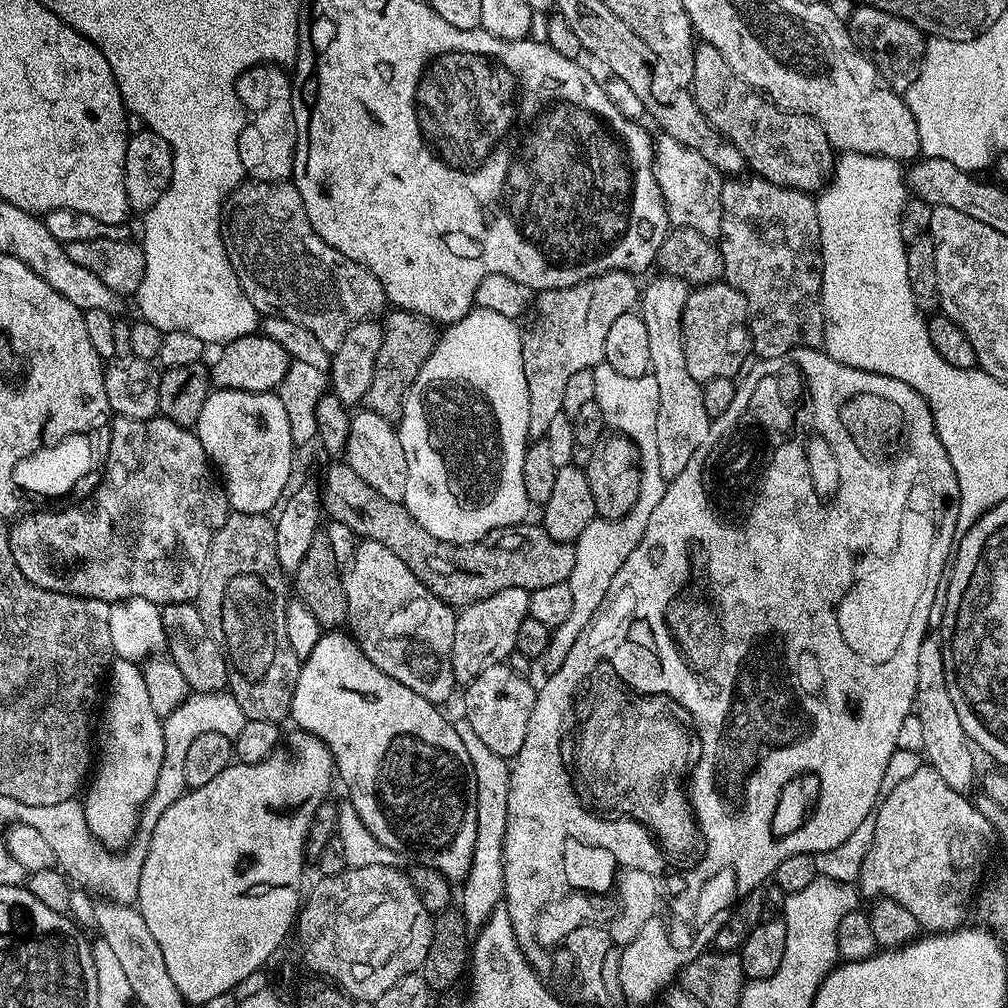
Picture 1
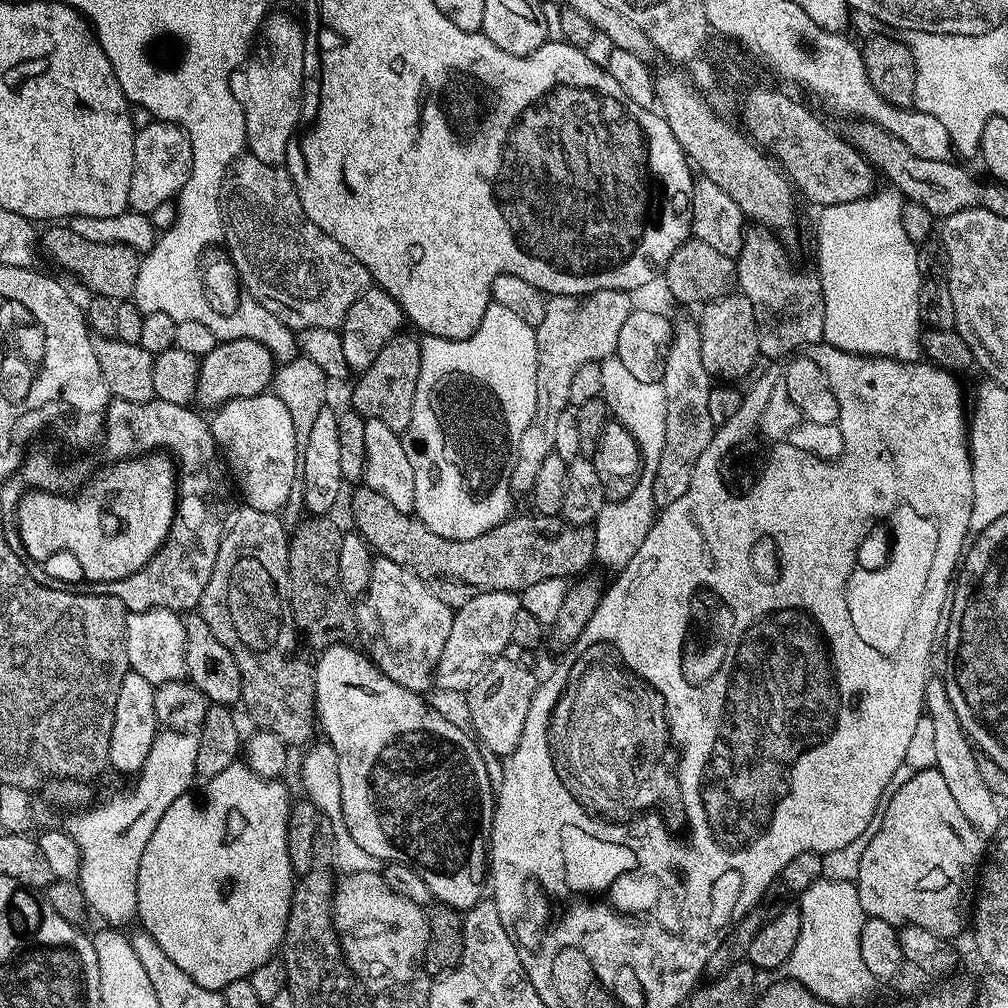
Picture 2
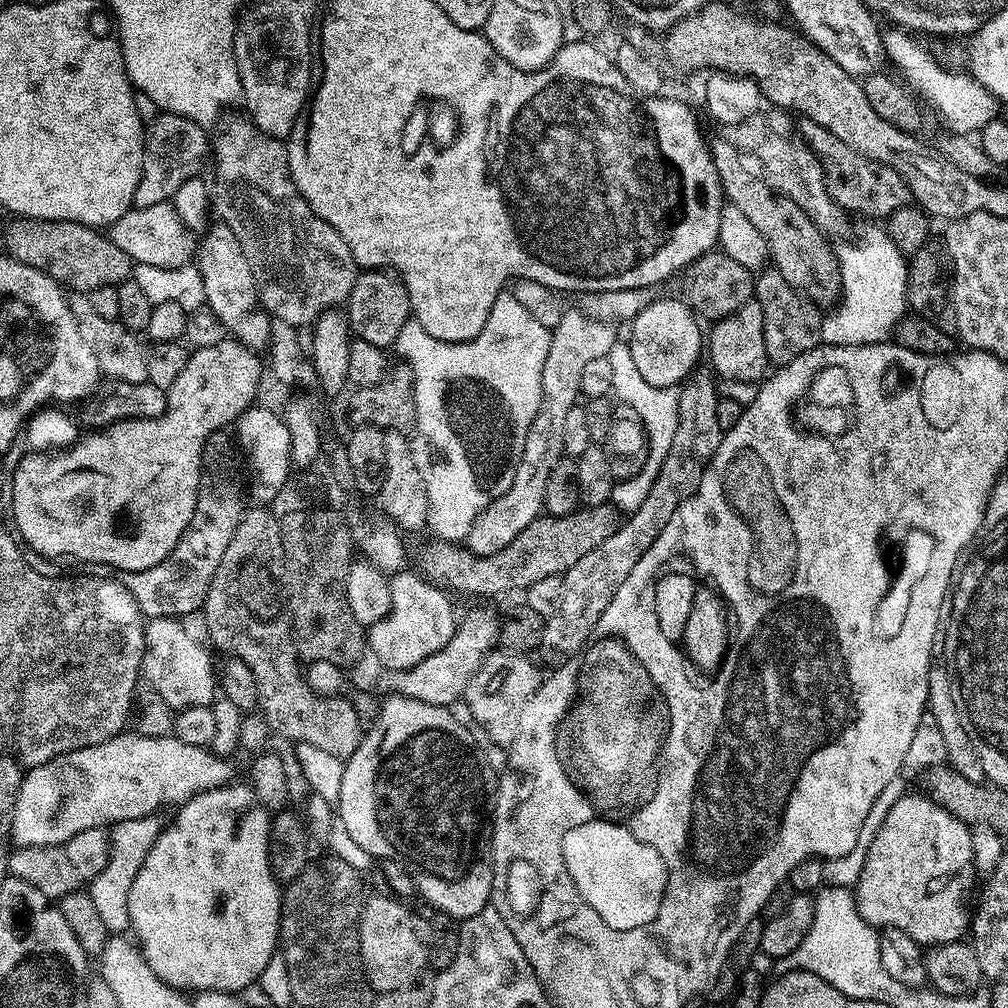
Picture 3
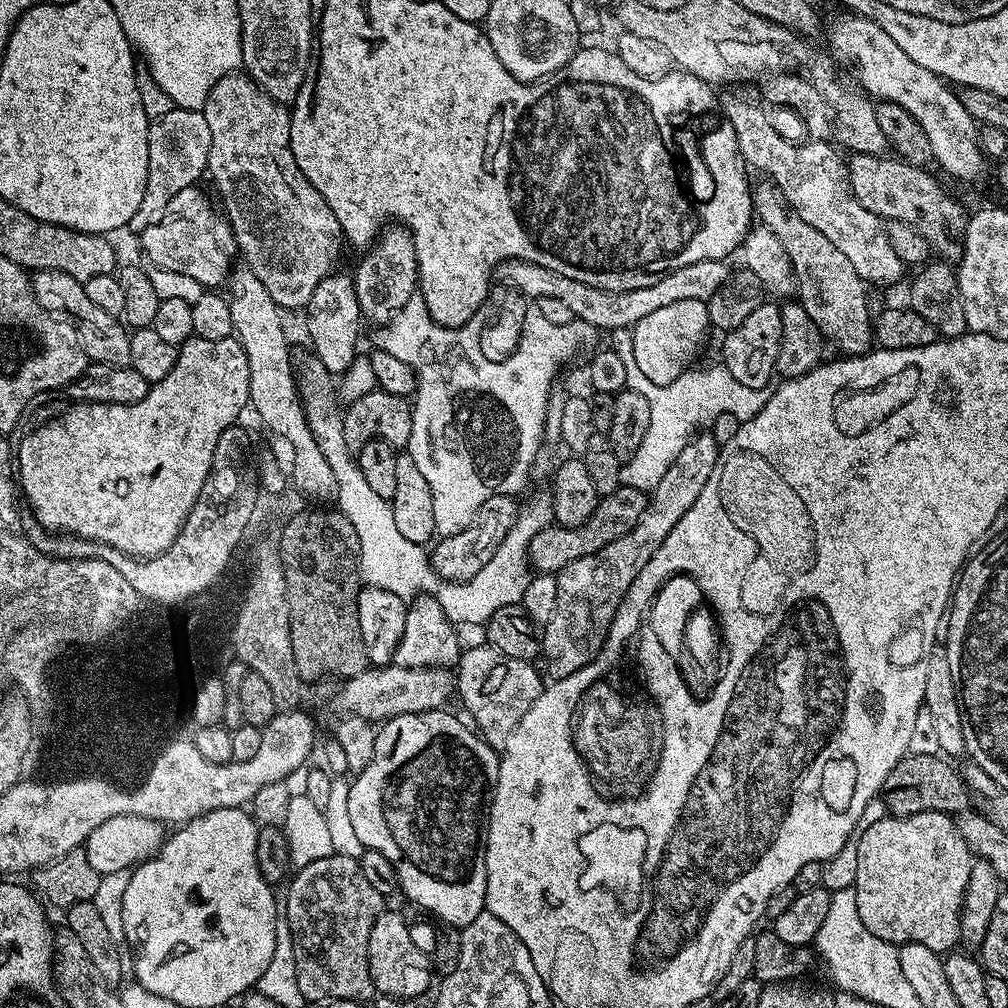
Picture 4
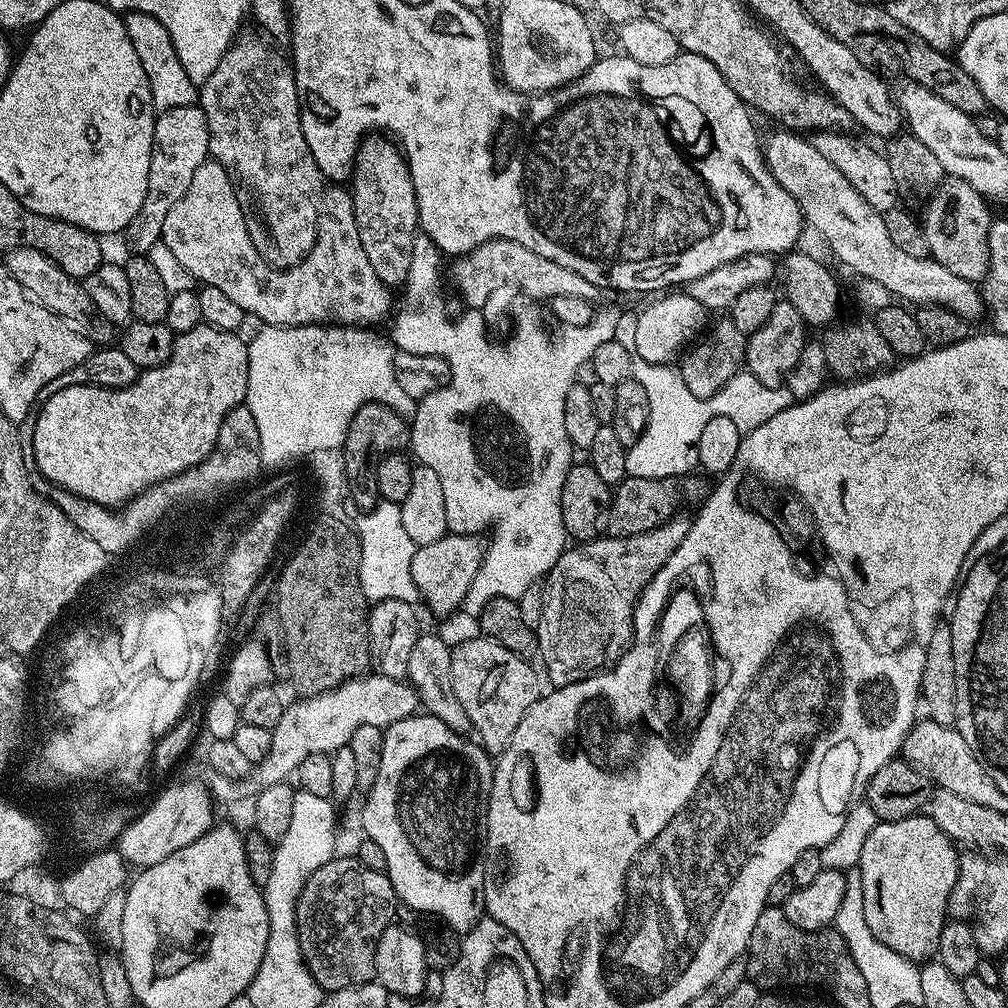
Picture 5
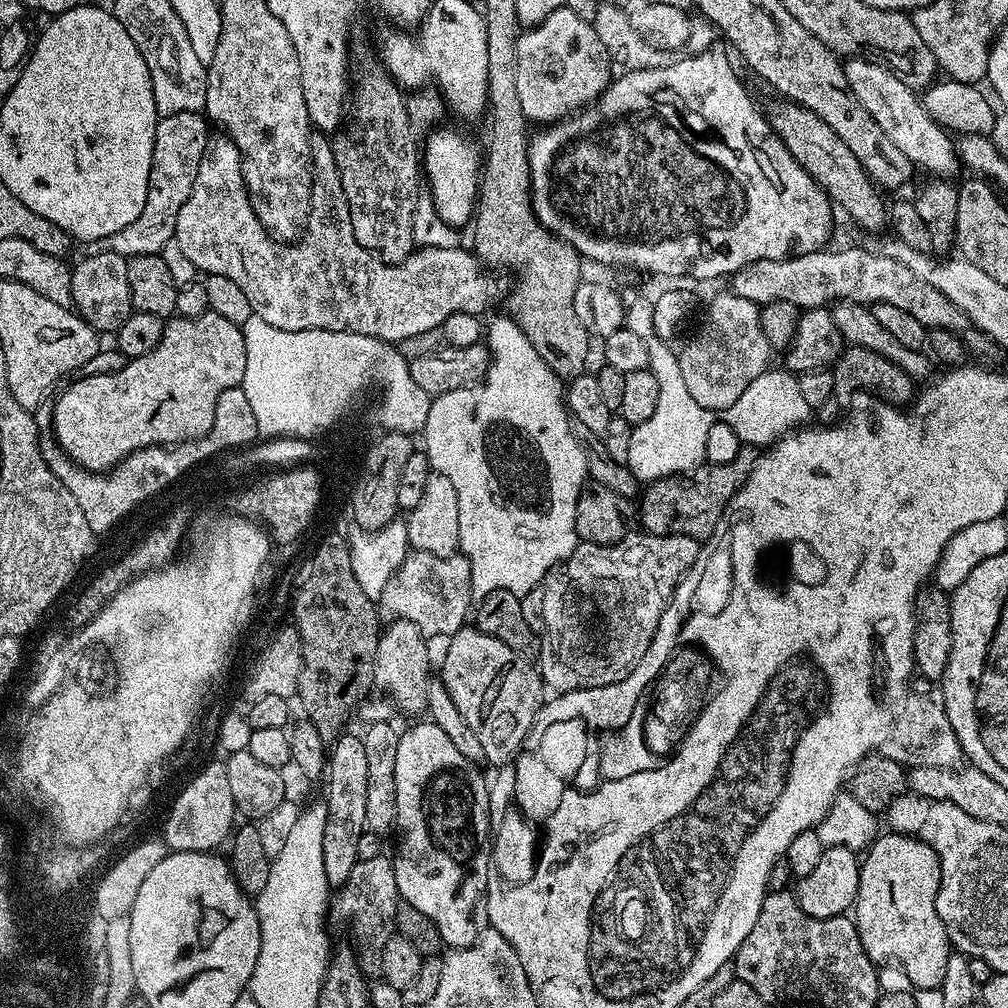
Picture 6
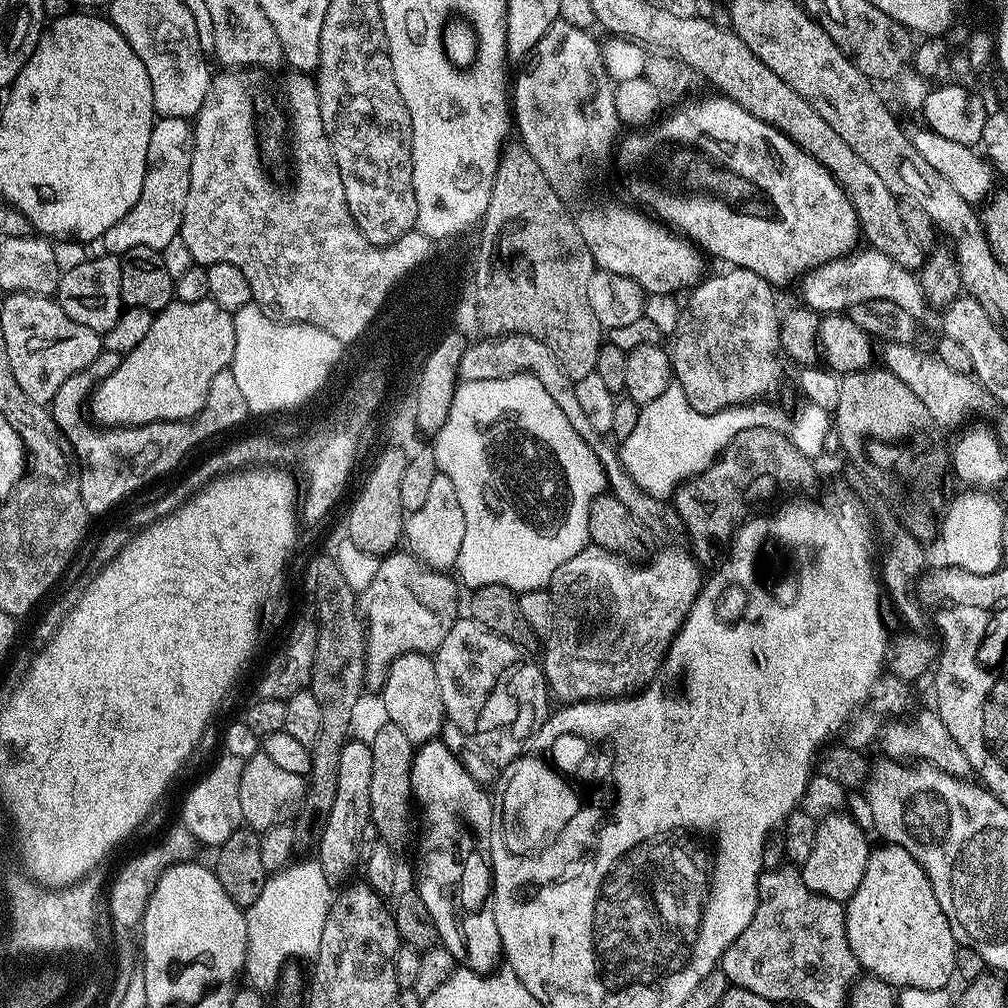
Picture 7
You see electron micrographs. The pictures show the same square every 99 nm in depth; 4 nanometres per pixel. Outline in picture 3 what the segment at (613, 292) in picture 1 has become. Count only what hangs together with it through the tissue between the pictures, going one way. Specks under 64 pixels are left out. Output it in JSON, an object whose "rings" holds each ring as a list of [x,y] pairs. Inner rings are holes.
{"rings":[[[579,310],[565,311],[558,326],[551,329],[550,350],[542,366],[538,414],[534,414],[534,422],[530,422],[530,430],[526,430],[526,446],[522,450],[522,458],[518,458],[510,490],[494,498],[494,502],[478,514],[468,531],[466,546],[475,556],[496,554],[498,550],[510,546],[510,542],[514,542],[514,538],[518,538],[518,534],[522,534],[522,530],[526,530],[526,526],[544,512],[546,482],[550,482],[550,470],[554,470],[559,460],[565,459],[562,442],[566,438],[566,414],[577,407],[586,362],[607,356],[618,340],[616,332],[613,325],[598,322]]]}

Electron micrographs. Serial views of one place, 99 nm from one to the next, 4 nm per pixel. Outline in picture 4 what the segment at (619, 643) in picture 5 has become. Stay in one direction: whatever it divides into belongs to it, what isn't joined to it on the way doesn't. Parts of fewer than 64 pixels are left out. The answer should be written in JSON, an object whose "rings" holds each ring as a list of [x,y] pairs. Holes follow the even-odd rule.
{"rings":[[[697,431],[686,446],[682,446],[682,454],[670,462],[670,470],[655,481],[646,510],[638,518],[638,526],[634,526],[630,534],[622,534],[622,538],[602,546],[602,550],[586,554],[586,558],[578,558],[555,573],[558,610],[554,610],[554,618],[550,618],[550,622],[542,628],[542,656],[548,659],[553,677],[574,674],[598,655],[614,622],[614,614],[626,590],[630,590],[630,582],[634,582],[634,578],[638,578],[638,570],[654,558],[658,546],[666,542],[670,530],[682,522],[682,514],[698,502],[702,486],[706,486],[721,456],[721,445],[712,437],[711,431]]]}

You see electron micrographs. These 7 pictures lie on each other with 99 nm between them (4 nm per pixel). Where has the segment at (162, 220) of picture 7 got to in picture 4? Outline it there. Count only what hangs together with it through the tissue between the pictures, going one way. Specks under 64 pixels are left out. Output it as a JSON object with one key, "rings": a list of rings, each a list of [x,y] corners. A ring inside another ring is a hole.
{"rings":[[[172,107],[168,113],[153,119],[148,126],[148,145],[150,146],[150,166],[146,174],[146,194],[142,194],[142,206],[134,214],[130,225],[133,233],[139,234],[182,190],[193,187],[196,179],[208,171],[210,154],[210,125],[203,111],[195,108]]]}

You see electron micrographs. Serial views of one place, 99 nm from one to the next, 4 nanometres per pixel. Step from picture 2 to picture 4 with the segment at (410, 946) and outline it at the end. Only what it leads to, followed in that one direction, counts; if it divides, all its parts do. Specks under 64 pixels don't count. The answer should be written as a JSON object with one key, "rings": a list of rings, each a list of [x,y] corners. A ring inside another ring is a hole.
{"rings":[[[385,910],[374,922],[369,942],[369,972],[377,993],[394,998],[414,998],[429,991],[434,984],[434,969],[430,956],[412,941],[408,924],[396,912]]]}

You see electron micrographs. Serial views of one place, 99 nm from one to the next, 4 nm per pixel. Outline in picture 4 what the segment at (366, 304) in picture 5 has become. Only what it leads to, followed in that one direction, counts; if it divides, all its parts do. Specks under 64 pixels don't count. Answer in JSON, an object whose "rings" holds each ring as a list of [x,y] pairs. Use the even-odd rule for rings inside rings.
{"rings":[[[193,186],[174,194],[166,206],[162,206],[160,213],[138,234],[138,240],[148,255],[147,263],[165,268],[168,271],[177,271],[181,278],[187,278],[198,282],[205,289],[216,290],[229,279],[233,271],[232,259],[237,259],[238,249],[236,235],[232,233],[232,227],[227,219],[219,211],[212,209],[212,204],[199,192],[199,187]]]}

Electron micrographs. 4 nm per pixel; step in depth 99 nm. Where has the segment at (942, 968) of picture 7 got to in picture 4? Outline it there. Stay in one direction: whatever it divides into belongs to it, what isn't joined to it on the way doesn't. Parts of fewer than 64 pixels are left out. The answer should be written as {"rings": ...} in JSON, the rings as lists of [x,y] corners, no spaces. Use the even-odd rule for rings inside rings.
{"rings":[[[923,812],[913,816],[894,816],[874,822],[874,826],[863,829],[856,840],[858,846],[858,878],[854,885],[856,890],[856,901],[858,902],[858,918],[862,918],[862,926],[874,934],[874,938],[882,938],[887,944],[909,944],[918,942],[922,946],[927,946],[929,950],[934,950],[941,954],[947,954],[961,943],[960,938],[960,912],[963,910],[964,892],[967,890],[967,884],[970,882],[971,866],[974,857],[962,834],[956,828],[956,821],[946,812]]]}

